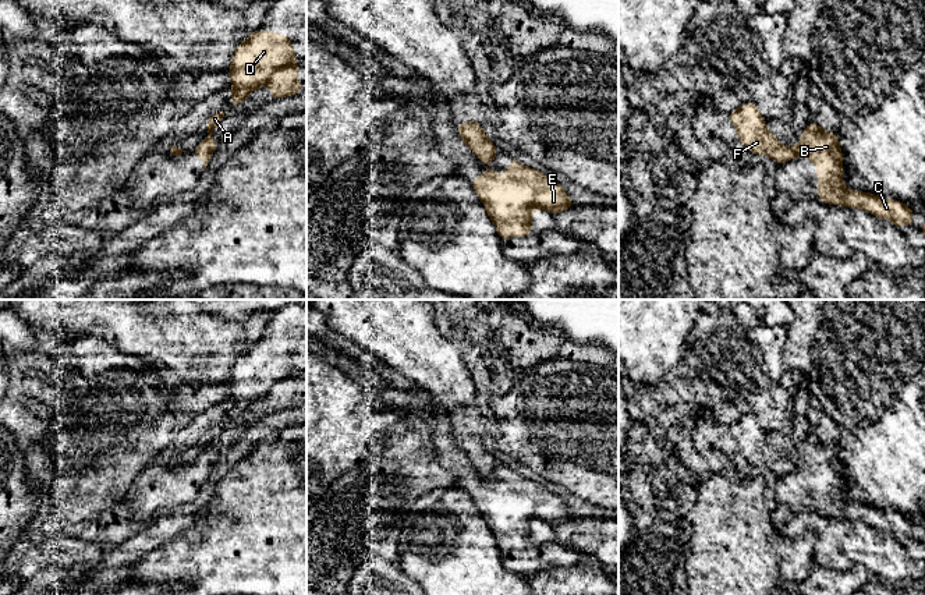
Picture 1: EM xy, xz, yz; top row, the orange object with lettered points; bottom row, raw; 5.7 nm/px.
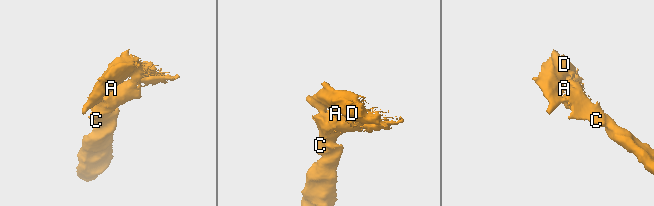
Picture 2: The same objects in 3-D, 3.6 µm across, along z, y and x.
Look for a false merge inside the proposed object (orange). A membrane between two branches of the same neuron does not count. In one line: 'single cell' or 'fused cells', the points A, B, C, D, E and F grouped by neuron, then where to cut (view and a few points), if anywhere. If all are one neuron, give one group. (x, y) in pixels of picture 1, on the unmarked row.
fused cells | A D F / B C E | xy (297, 376), (277, 382), (268, 392)

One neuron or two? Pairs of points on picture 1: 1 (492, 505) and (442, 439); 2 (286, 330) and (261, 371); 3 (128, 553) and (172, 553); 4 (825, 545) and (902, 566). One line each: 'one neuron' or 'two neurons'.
1: one neuron
2: one neuron
3: two neurons
4: one neuron

